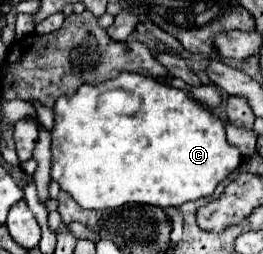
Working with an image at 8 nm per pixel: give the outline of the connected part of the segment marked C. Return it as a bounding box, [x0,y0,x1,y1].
[52,73,240,209]

